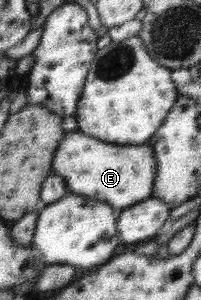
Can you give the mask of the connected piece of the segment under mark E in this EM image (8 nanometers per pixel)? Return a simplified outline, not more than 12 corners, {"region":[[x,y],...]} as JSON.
{"region":[[66,133],[52,173],[126,209],[152,198],[150,144]]}

